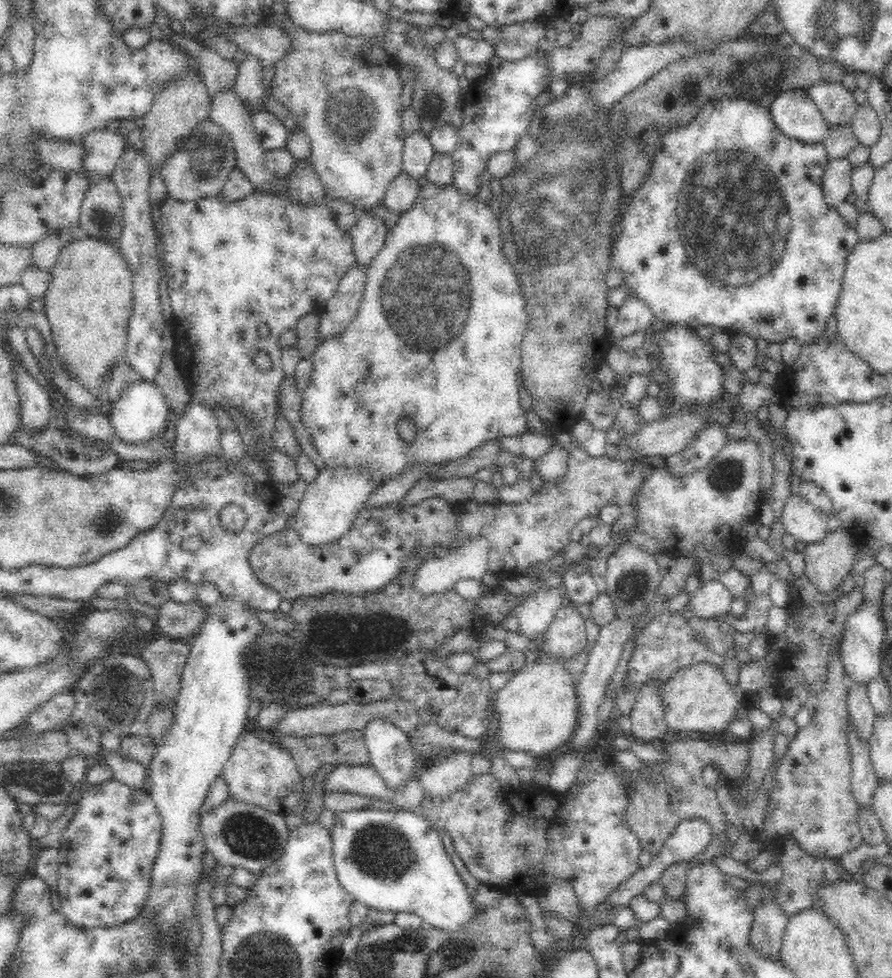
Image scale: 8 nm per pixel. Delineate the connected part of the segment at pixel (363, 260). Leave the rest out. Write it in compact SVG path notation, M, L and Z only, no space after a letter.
M364 210L364 214L360 214L360 220L348 232L352 234L356 264L370 266L374 256L384 248L384 240L388 232L388 226L384 224L382 216Z

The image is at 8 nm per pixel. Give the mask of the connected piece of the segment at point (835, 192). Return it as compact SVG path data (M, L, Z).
M846 158L830 160L822 174L822 194L828 206L838 206L846 202L848 194L852 192L852 166Z

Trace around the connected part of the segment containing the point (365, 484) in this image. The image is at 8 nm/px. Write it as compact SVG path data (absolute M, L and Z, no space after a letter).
M324 468L318 474L318 482L306 486L304 498L298 504L296 512L296 526L294 530L300 534L302 542L308 546L326 546L338 540L344 532L352 528L352 520L358 512L368 504L370 494L374 494L380 486L372 482L368 472L360 468Z

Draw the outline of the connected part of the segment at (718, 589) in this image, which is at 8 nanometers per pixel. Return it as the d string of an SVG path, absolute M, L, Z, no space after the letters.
M716 578L700 586L688 602L688 610L700 618L720 618L722 614L730 612L734 606L734 596L730 590Z

